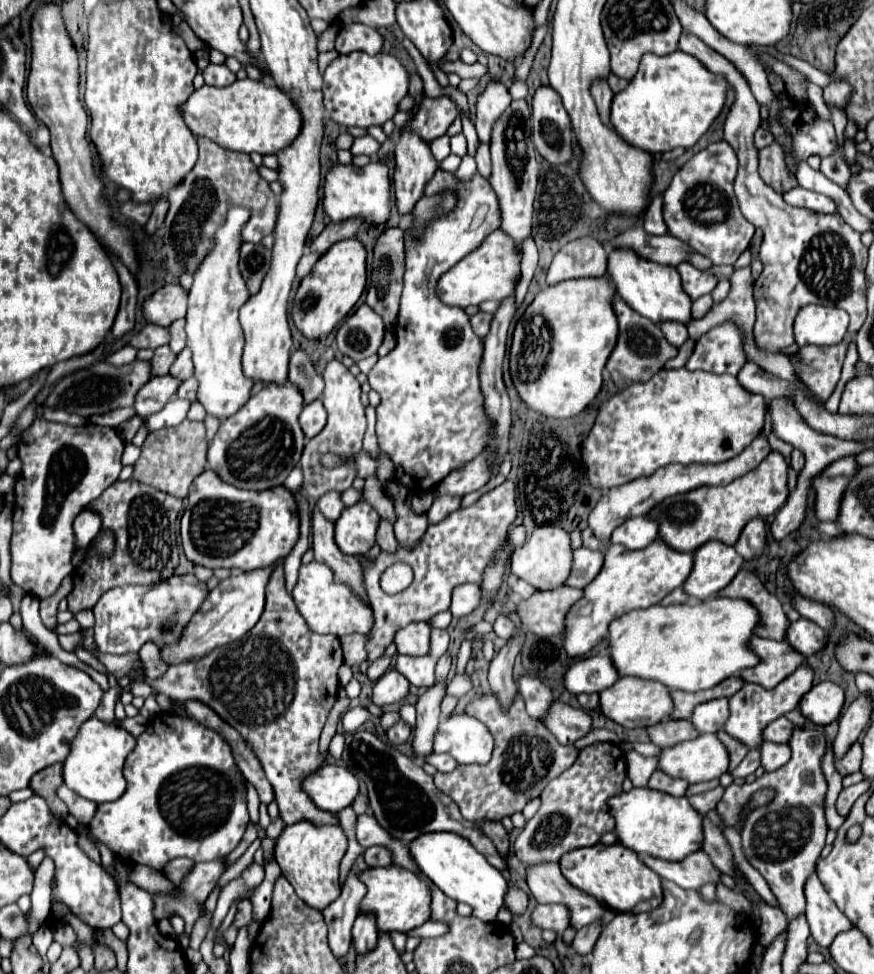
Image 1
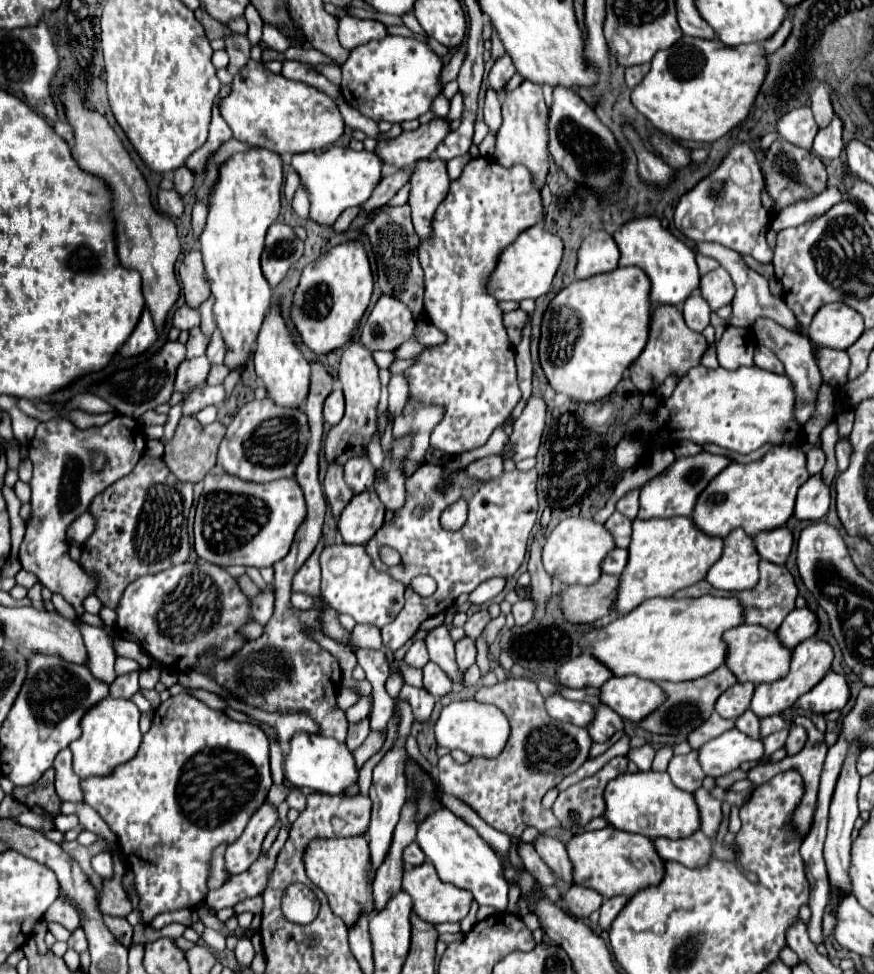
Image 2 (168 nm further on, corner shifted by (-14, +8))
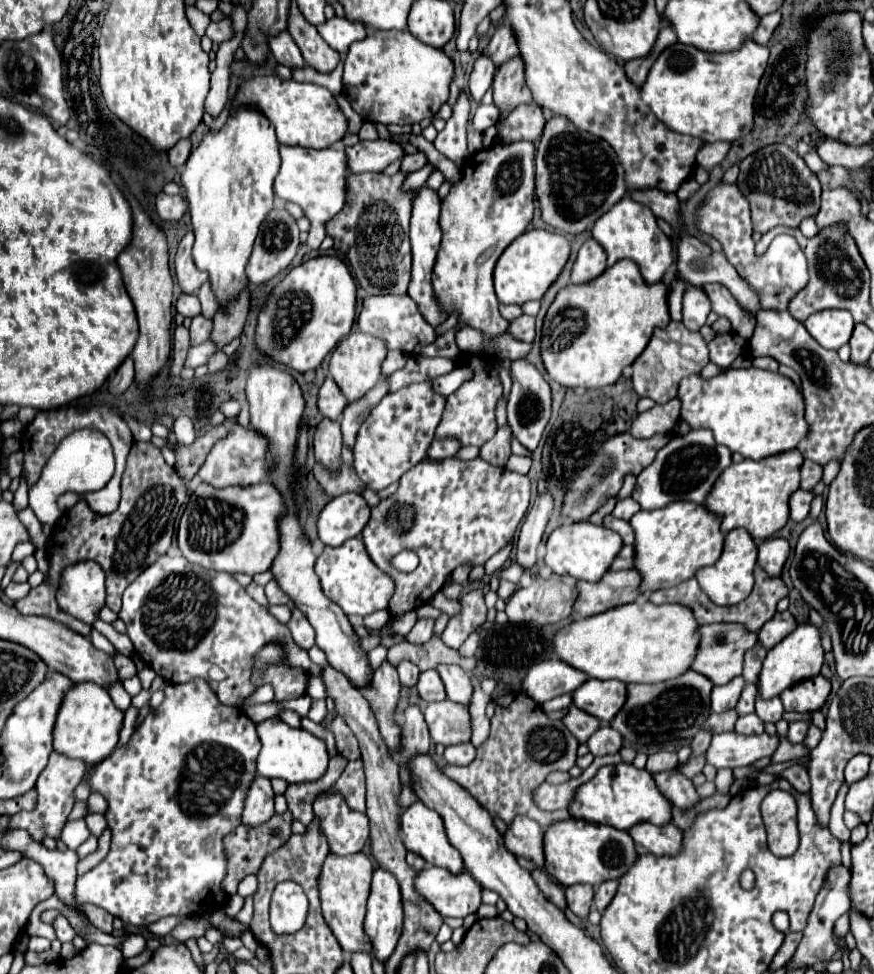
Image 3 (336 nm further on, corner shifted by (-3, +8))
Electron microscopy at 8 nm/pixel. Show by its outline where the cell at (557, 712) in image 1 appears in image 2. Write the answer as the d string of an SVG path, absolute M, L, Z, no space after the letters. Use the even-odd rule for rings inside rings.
M600 705L596 711L596 719L588 725L588 733L592 741L596 743L606 743L614 733L624 729L624 721L620 715L616 715L612 709L606 705Z

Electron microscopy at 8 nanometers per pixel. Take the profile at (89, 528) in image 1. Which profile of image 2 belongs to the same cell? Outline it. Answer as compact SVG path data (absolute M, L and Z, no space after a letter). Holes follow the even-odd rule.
M90 513L80 515L80 517L68 527L68 531L66 531L70 545L80 547L80 545L84 543L84 539L88 539L88 537L92 535L92 529L94 529L94 519L92 519L92 515L90 515Z

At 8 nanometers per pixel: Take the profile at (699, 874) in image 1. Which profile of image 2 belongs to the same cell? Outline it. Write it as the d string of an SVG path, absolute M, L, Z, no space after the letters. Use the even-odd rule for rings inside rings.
M696 831L688 839L676 839L676 841L660 837L654 839L654 847L664 861L678 861L690 869L706 865L708 859L712 857L710 839L702 831Z

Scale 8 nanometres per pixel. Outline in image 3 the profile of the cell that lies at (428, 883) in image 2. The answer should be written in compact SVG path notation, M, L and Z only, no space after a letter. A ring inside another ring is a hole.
M425 867L415 877L415 891L435 907L441 917L467 917L481 905L481 885L465 871L463 875L449 875L441 867Z

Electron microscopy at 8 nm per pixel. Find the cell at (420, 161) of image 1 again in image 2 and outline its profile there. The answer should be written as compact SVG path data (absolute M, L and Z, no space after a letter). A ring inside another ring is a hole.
M424 159L414 165L414 175L410 179L410 207L414 229L420 239L432 237L432 215L436 207L444 201L448 193L448 173L446 163L440 159Z

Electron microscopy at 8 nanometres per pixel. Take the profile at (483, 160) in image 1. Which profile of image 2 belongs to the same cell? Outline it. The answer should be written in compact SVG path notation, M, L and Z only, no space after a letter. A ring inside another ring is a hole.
M488 87L486 99L484 99L484 121L488 123L490 131L498 131L500 129L500 123L502 123L500 99L498 99L496 91L492 91L492 87Z

